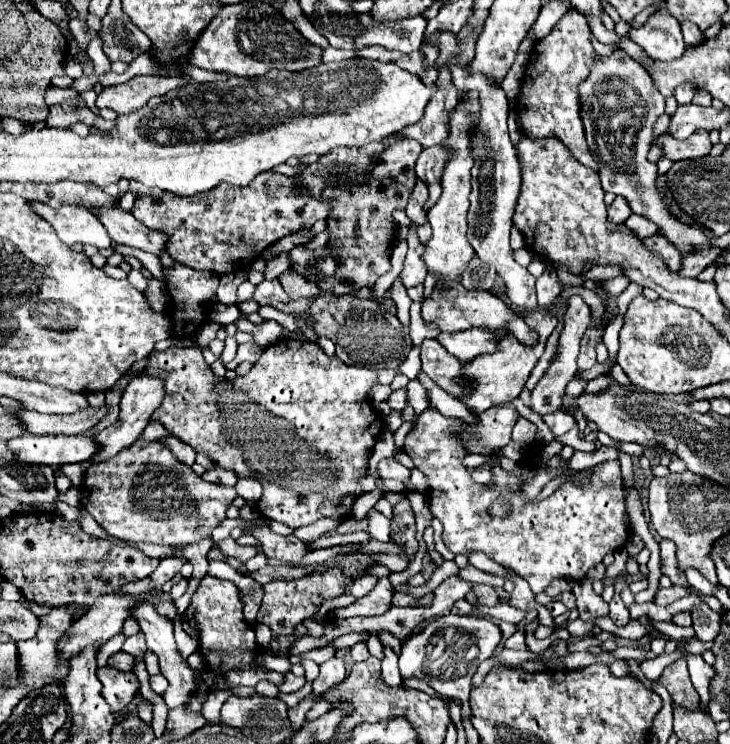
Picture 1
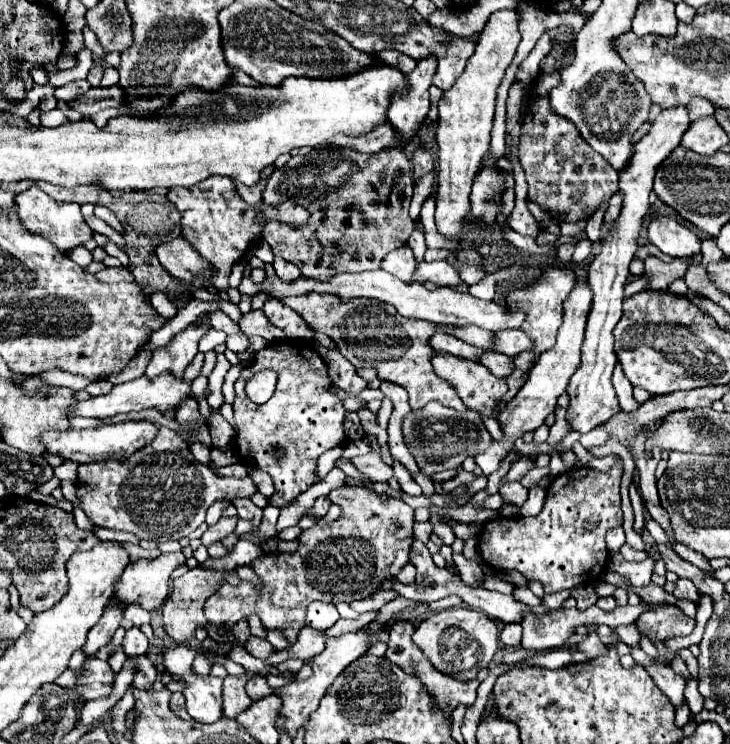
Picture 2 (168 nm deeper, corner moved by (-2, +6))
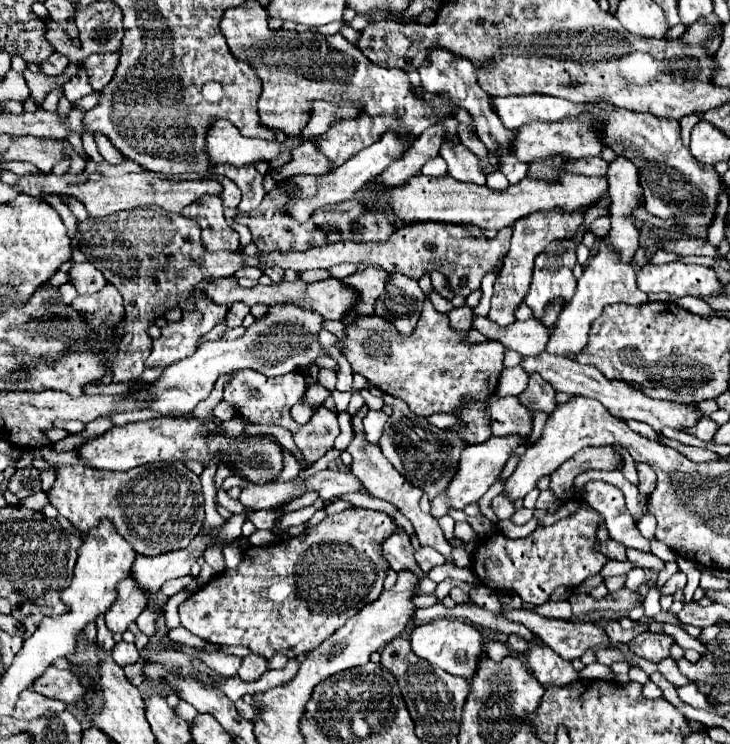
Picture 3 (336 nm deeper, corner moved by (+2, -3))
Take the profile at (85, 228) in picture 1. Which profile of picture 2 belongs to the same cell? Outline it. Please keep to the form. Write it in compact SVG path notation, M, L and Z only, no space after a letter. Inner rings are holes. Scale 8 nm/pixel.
M36 185L26 189L24 193L18 193L16 195L16 203L18 203L20 221L24 223L24 227L28 231L32 231L32 233L40 233L40 235L48 237L52 243L56 243L56 247L62 253L68 253L74 247L84 245L94 235L94 231L86 225L86 221L84 221L84 217L80 213L80 205L78 203L60 203L60 201L54 201L42 189L38 189Z

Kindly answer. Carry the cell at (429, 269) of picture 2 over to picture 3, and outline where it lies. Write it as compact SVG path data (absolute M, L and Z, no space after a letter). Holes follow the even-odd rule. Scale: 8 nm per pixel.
M390 274L386 292L376 300L374 316L388 320L400 334L408 336L416 328L418 312L424 302L424 292L418 280L404 274Z

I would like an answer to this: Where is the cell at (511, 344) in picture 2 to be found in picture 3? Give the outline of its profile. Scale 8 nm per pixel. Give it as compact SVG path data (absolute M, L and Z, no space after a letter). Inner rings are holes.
M540 354L540 356L526 356L522 360L522 368L532 374L540 374L548 384L554 386L554 390L558 392L566 392L570 396L584 396L584 398L596 398L598 402L602 402L614 416L622 416L622 418L634 418L640 422L650 424L654 430L660 430L662 426L670 426L670 428L690 428L696 426L696 422L702 418L700 410L692 404L676 404L676 402L664 402L664 400L654 400L648 398L646 394L640 394L640 390L636 390L634 386L626 386L624 382L618 380L610 380L606 378L598 368L594 366L582 366L570 358L560 358L560 356L552 356L552 354Z

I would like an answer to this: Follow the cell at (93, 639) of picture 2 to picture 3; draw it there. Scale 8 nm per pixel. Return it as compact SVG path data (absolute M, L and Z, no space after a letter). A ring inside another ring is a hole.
M132 574L116 586L116 602L112 610L106 614L106 626L112 632L126 632L128 624L138 618L138 614L148 606L148 594L144 594L136 582L132 582Z

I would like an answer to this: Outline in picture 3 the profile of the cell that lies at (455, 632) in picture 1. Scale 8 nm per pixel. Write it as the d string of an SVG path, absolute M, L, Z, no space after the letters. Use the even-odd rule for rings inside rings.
M432 620L428 624L420 624L412 630L410 634L410 642L412 642L412 650L428 660L434 662L438 668L454 674L454 676L462 676L462 678L472 678L478 666L478 656L484 652L484 644L482 644L482 636L478 632L476 626L462 622L462 620Z

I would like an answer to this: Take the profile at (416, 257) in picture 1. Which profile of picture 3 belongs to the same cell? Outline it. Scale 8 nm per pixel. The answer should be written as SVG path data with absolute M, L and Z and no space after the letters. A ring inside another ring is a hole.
M364 268L356 274L350 274L346 278L342 278L342 282L346 286L350 286L352 290L356 290L358 294L358 300L356 300L356 306L350 310L350 316L344 316L342 322L346 326L354 324L354 322L348 322L356 316L370 316L374 312L374 302L378 300L378 296L384 292L384 286L388 282L388 274L380 268Z

